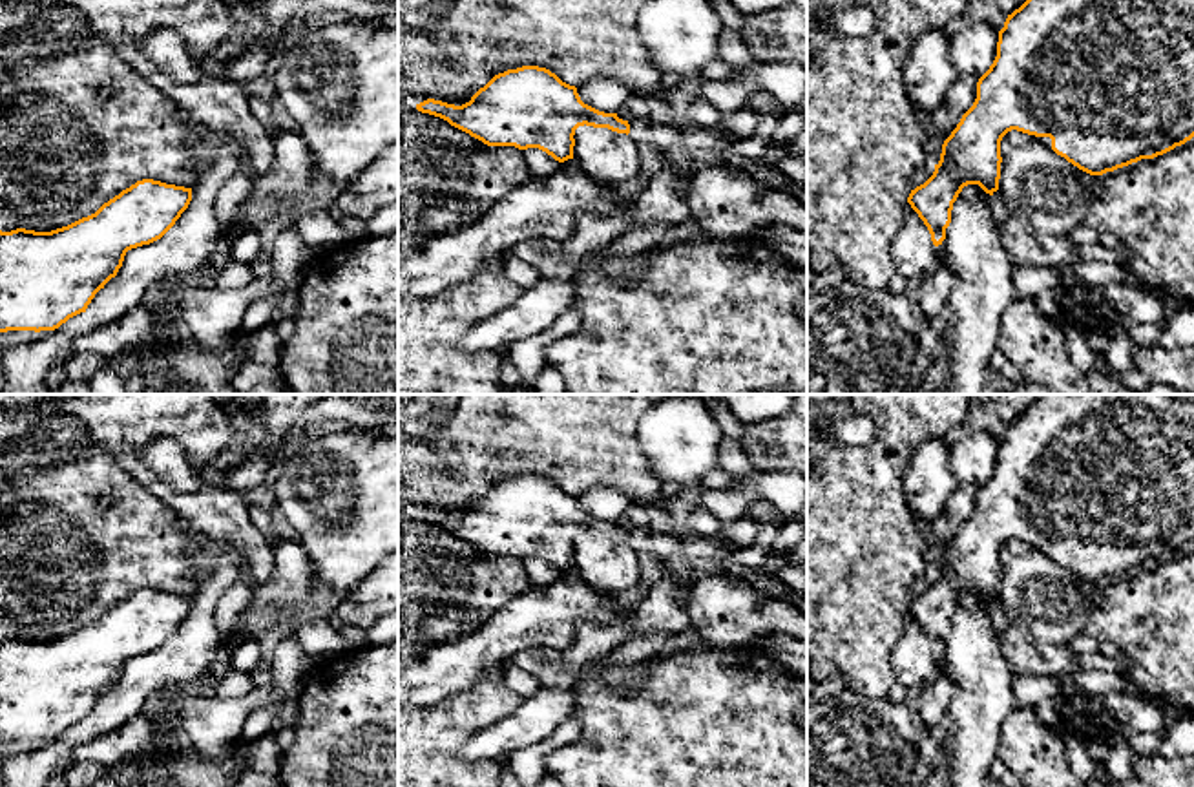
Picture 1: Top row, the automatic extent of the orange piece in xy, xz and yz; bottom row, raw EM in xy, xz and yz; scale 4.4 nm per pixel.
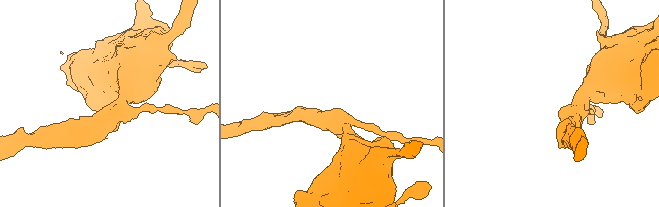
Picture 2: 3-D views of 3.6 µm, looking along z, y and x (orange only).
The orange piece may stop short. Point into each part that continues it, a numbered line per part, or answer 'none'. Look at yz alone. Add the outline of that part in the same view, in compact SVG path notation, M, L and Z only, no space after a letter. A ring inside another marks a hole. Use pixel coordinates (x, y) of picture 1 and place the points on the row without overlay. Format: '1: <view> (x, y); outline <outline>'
1: yz (933, 698); outline M942 650L935 656L937 672L929 683L926 683L918 692L918 703L915 714L920 723L920 732L940 723L951 699L951 679L944 668L946 652Z

